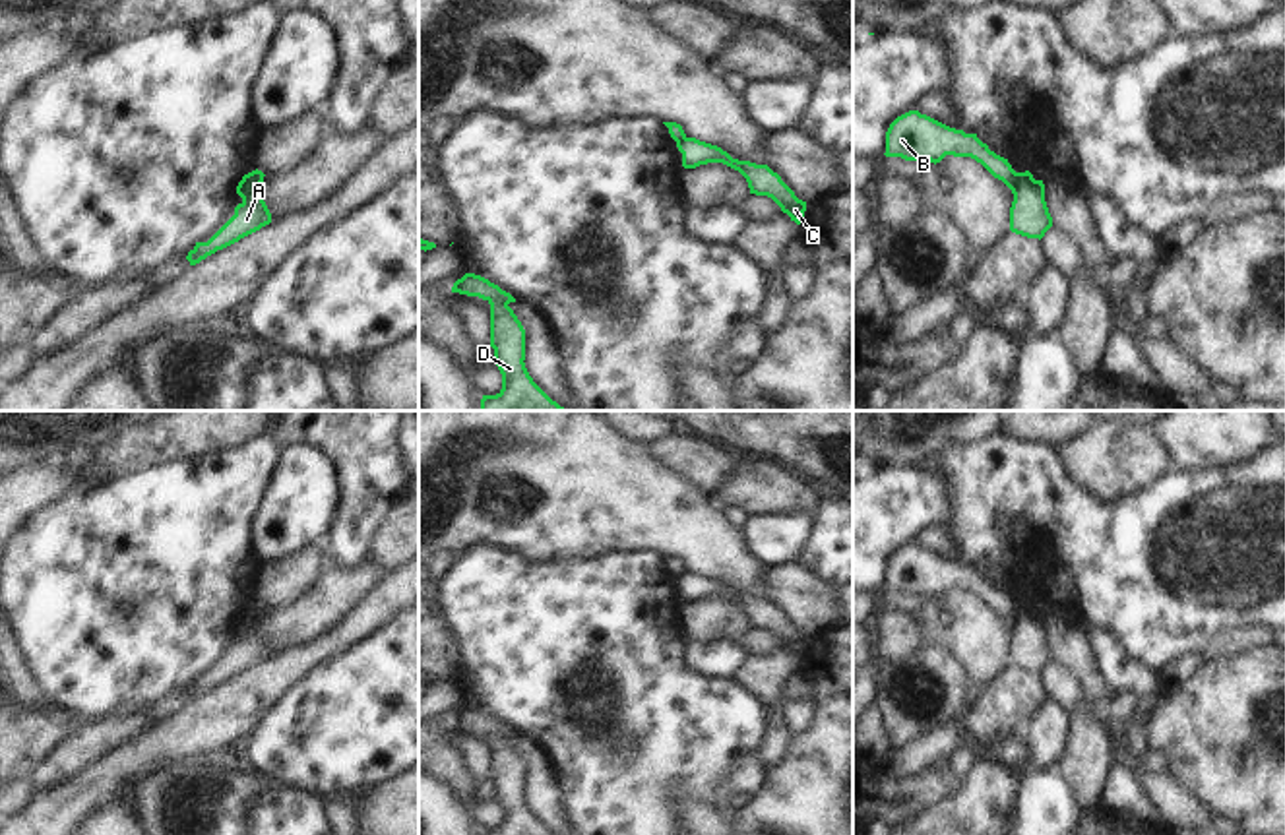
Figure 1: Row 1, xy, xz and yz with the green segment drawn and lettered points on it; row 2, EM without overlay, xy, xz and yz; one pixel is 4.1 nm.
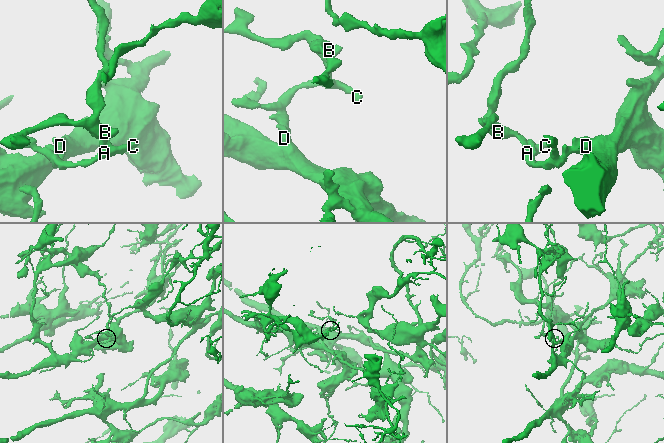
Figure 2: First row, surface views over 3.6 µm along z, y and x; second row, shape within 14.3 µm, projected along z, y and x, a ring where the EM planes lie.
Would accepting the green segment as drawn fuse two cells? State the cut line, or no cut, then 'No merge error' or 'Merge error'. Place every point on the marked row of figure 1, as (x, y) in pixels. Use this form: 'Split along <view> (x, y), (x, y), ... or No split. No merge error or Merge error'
Split along xy (256, 171), (252, 192), (243, 204). Merge error

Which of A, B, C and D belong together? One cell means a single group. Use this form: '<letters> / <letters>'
A C D / B

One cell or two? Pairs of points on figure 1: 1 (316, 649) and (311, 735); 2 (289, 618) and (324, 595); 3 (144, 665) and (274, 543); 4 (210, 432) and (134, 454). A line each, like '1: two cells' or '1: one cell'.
1: two cells
2: one cell
3: two cells
4: one cell

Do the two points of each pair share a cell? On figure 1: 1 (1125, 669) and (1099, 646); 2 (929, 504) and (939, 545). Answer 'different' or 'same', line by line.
1: same
2: different

